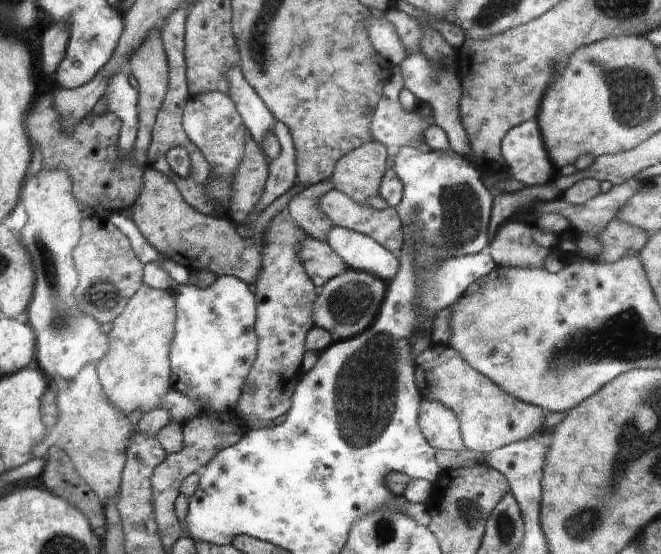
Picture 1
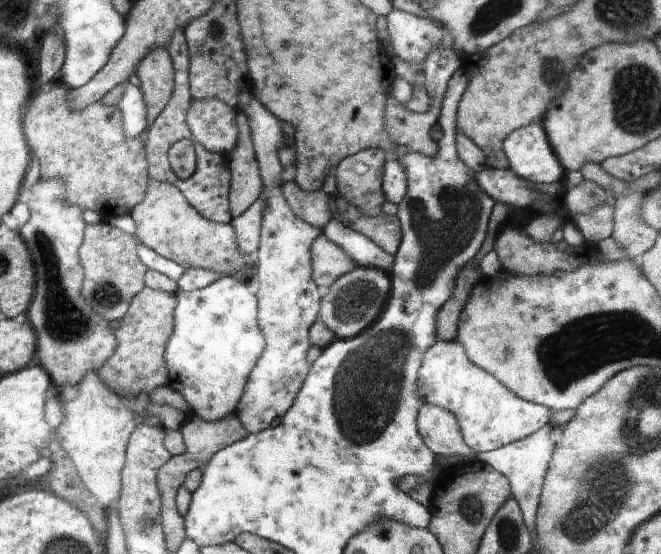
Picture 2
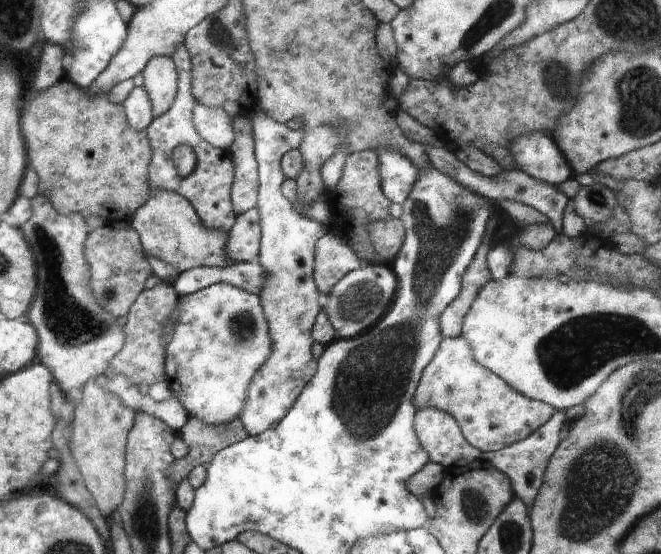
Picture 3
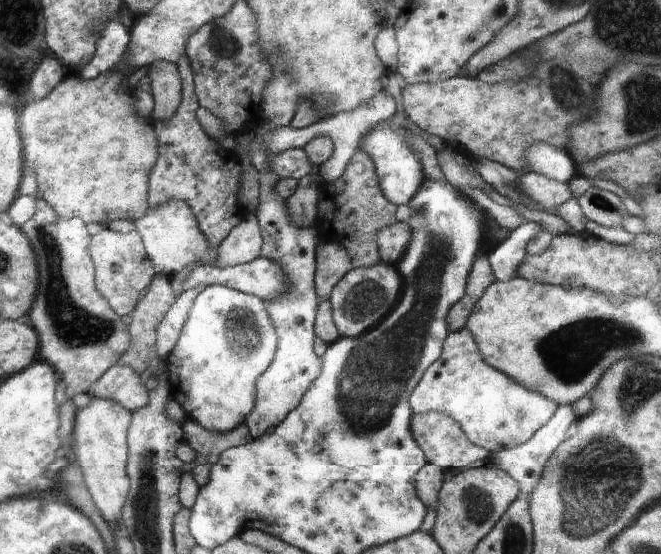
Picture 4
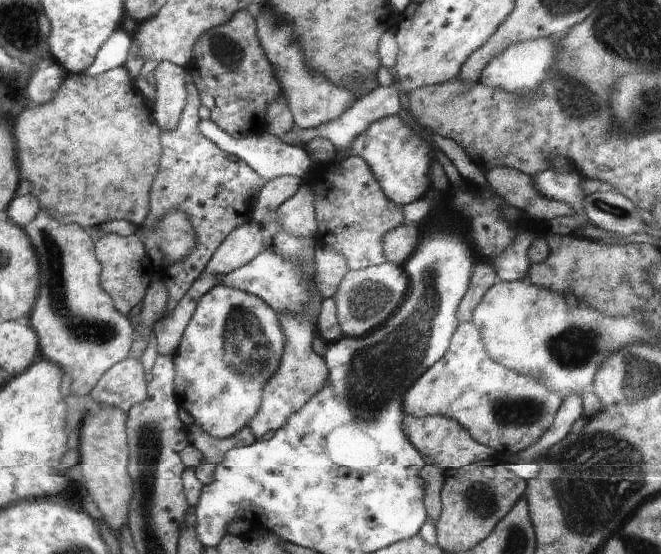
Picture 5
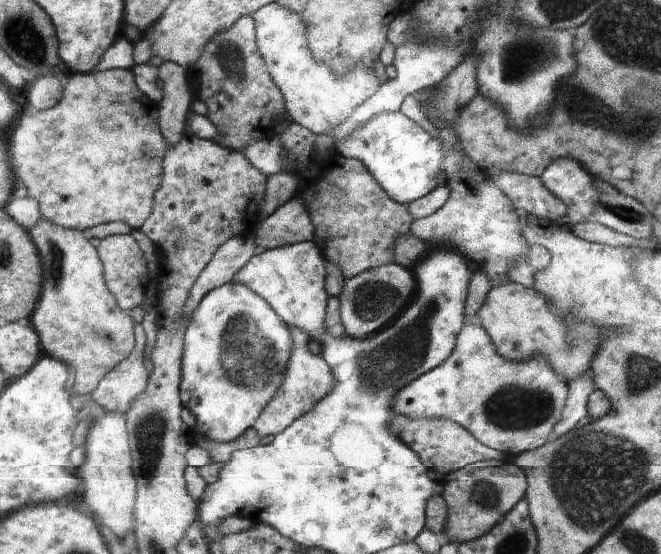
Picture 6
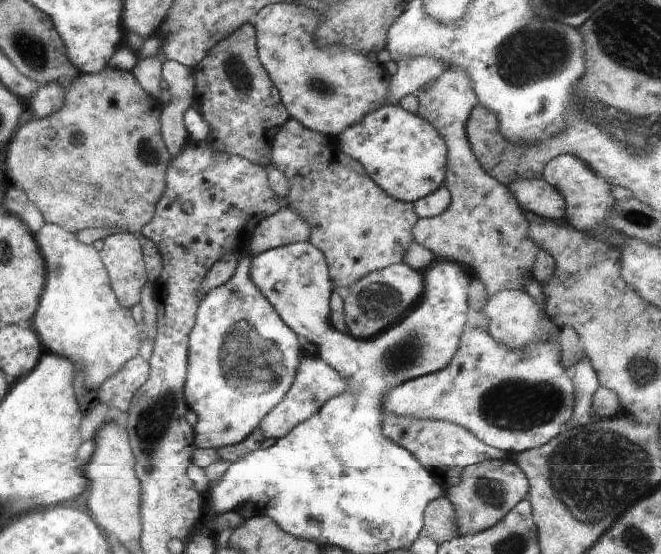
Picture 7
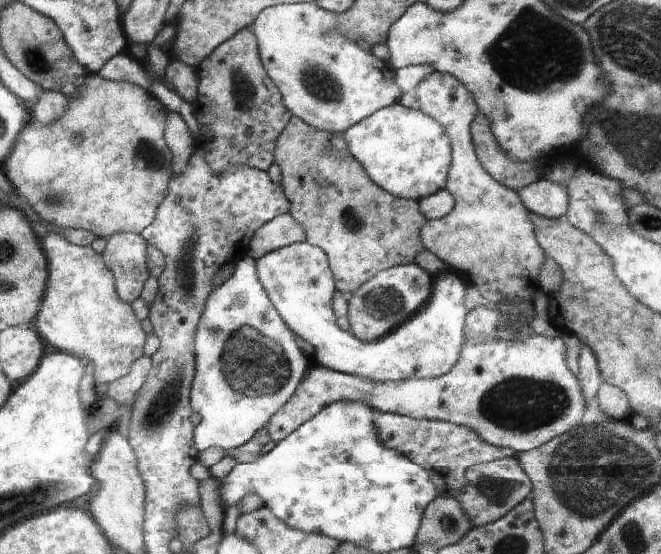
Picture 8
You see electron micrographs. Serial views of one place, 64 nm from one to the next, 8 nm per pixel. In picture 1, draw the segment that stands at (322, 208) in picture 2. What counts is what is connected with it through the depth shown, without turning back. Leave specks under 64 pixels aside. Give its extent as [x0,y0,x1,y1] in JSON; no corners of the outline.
[285,178,334,242]

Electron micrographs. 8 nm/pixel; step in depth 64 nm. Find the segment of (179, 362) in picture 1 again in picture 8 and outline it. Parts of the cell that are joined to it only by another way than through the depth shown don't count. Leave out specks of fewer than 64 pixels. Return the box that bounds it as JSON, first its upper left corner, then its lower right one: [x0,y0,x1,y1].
[190,254,312,453]

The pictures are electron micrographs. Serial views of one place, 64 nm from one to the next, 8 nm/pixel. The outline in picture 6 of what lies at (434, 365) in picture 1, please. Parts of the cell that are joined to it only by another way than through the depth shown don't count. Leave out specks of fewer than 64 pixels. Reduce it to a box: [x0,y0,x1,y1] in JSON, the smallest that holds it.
[392,322,569,454]

